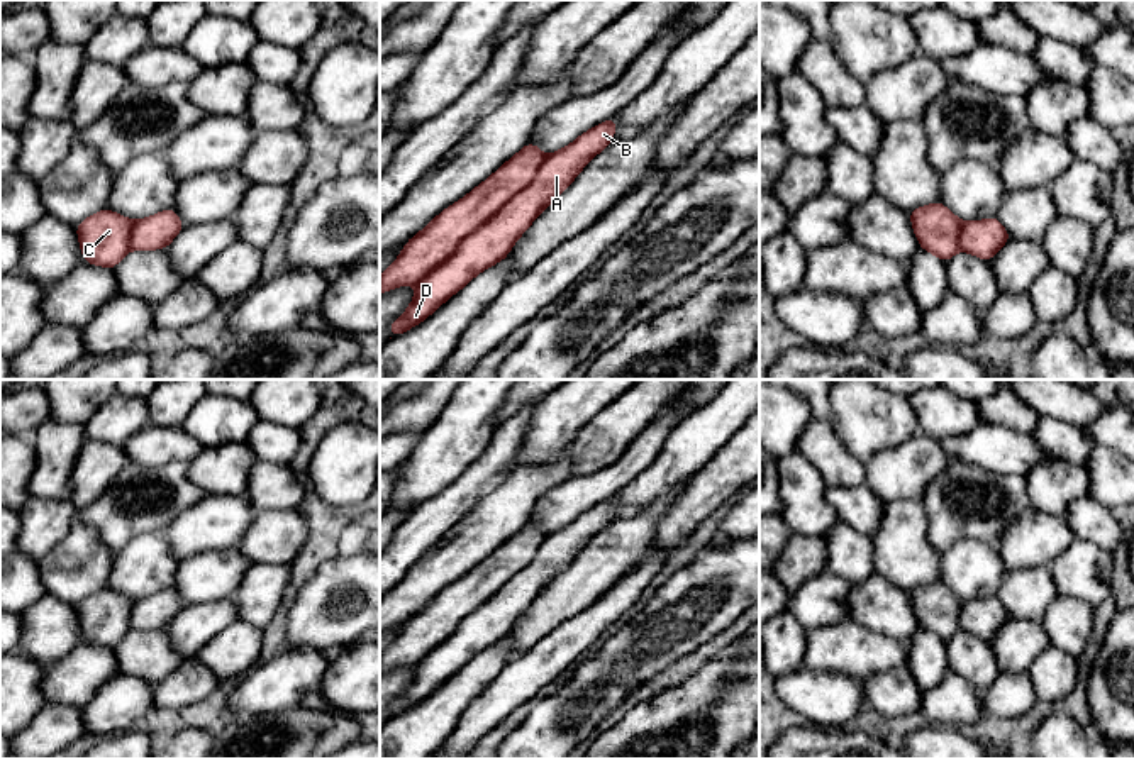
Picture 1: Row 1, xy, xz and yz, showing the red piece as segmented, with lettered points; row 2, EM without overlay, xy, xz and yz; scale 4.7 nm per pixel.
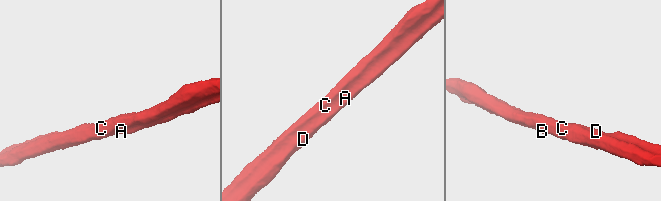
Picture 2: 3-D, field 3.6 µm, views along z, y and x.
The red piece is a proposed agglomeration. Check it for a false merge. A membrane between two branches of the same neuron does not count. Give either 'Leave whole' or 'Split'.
Split

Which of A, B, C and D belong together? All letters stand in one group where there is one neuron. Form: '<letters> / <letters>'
A B D / C

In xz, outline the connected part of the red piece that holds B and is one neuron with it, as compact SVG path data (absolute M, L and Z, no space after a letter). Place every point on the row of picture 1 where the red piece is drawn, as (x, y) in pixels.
M612 117L548 156L522 191L466 235L447 259L417 283L409 308L390 324L392 337L419 325L478 273L503 261L536 217L573 183L592 158L612 144L615 127Z

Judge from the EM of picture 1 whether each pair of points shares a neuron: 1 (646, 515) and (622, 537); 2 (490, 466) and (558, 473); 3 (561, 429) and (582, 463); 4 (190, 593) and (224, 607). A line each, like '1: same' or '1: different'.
1: same
2: different
3: different
4: different

